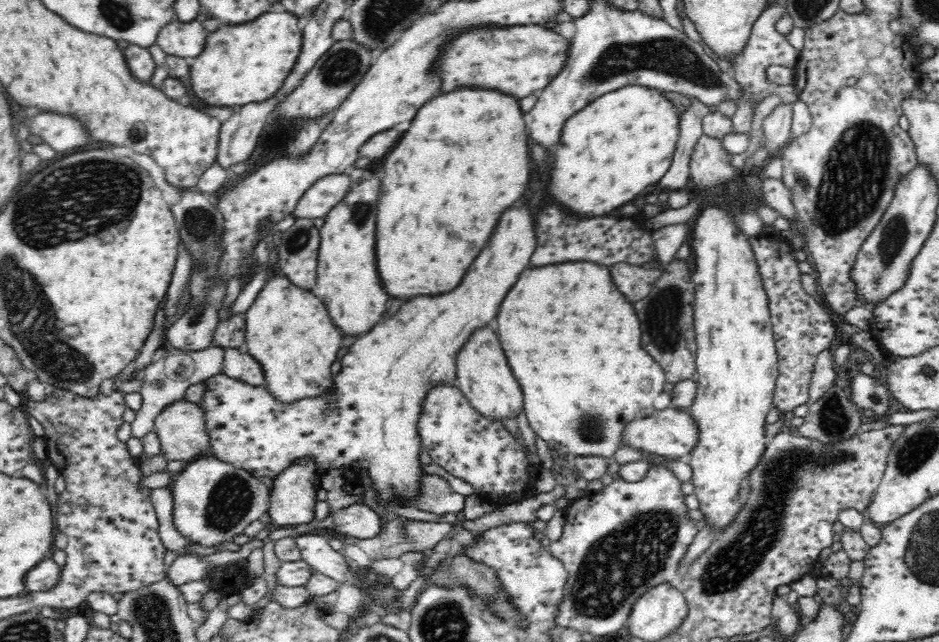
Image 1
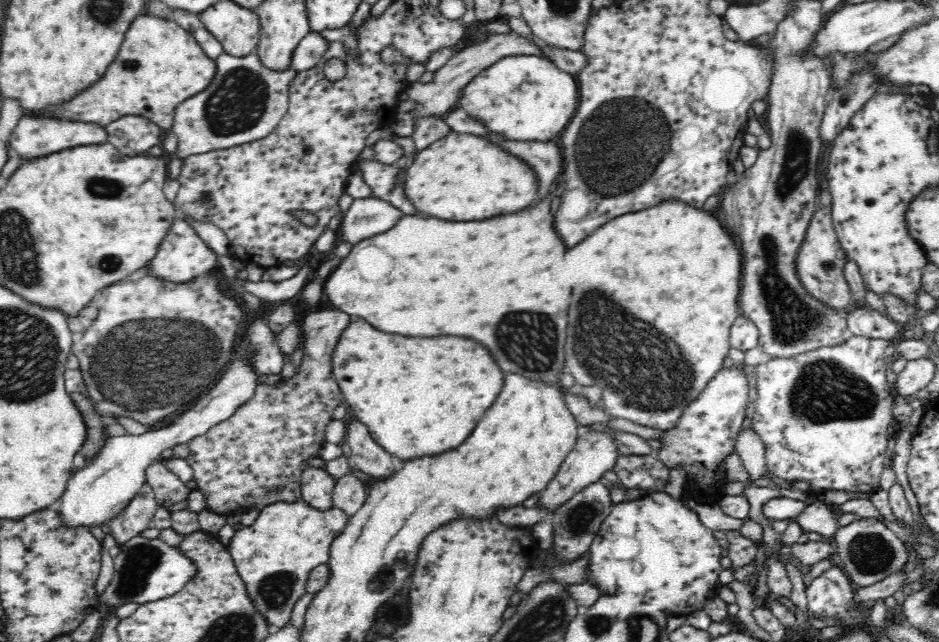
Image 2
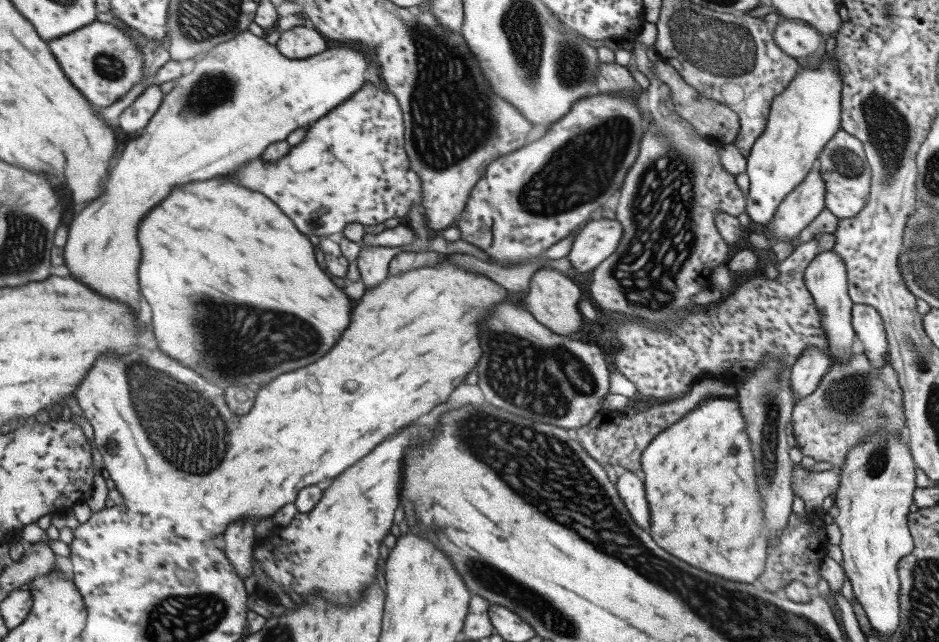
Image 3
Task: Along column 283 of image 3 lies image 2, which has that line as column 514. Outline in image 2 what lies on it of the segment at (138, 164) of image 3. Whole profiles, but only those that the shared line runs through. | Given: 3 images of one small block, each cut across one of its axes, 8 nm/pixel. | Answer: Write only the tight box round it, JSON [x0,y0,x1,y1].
[459,56,579,140]

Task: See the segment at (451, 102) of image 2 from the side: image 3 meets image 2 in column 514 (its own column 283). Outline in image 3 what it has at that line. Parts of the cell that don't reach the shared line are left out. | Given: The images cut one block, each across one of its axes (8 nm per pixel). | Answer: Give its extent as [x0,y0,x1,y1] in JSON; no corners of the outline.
[274,25,327,60]

